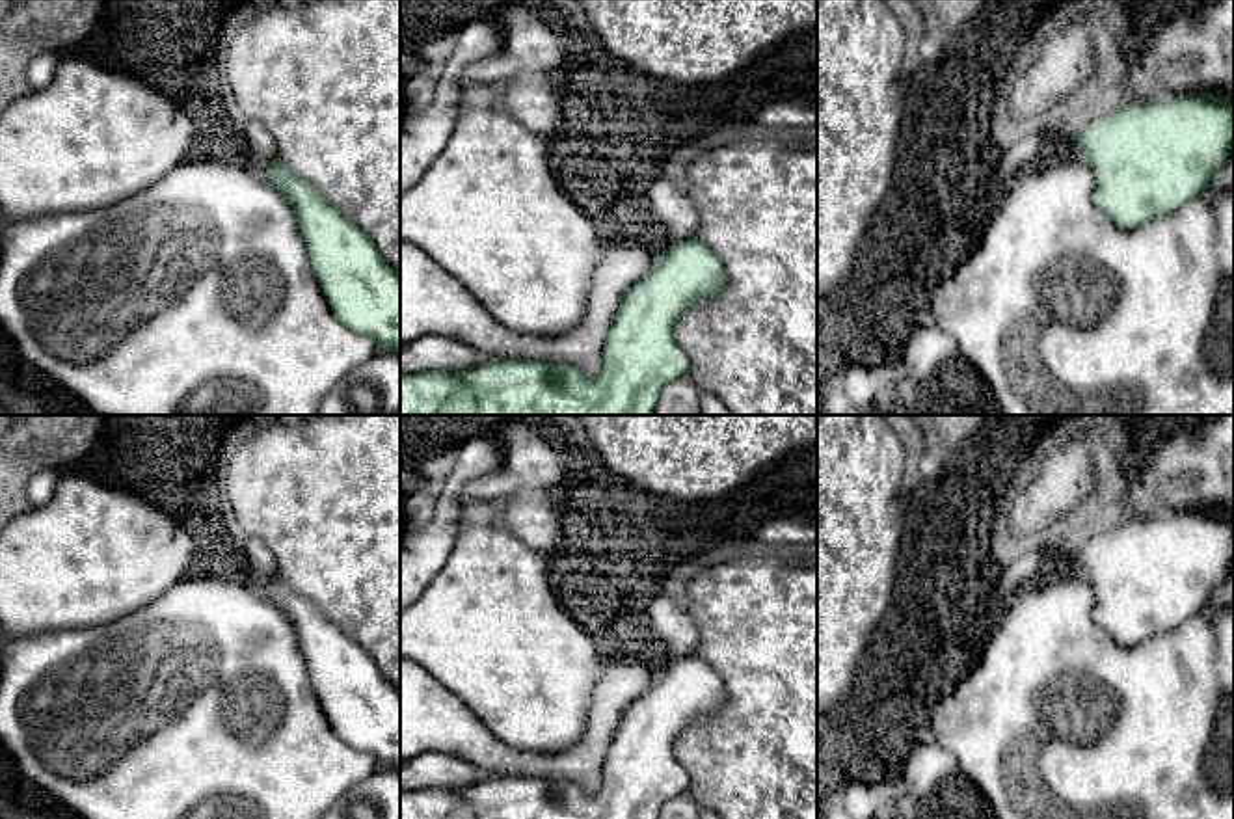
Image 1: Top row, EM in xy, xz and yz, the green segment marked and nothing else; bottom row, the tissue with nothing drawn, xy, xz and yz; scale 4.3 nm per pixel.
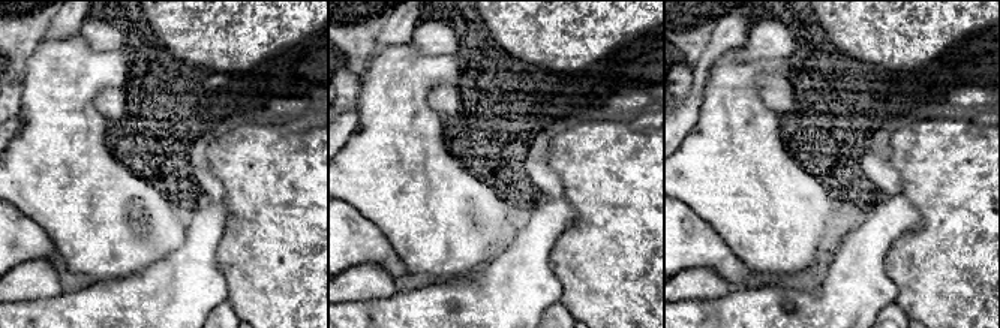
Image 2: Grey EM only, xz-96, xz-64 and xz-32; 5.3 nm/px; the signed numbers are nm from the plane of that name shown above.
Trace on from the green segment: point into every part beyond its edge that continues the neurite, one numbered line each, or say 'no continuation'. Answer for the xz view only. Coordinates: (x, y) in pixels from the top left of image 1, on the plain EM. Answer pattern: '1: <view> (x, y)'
no continuation

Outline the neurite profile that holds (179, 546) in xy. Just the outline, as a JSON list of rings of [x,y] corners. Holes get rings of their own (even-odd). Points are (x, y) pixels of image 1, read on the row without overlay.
[[[61,471],[48,503],[0,530],[0,629],[22,638],[117,622],[182,581],[192,551],[188,530],[147,499]]]

